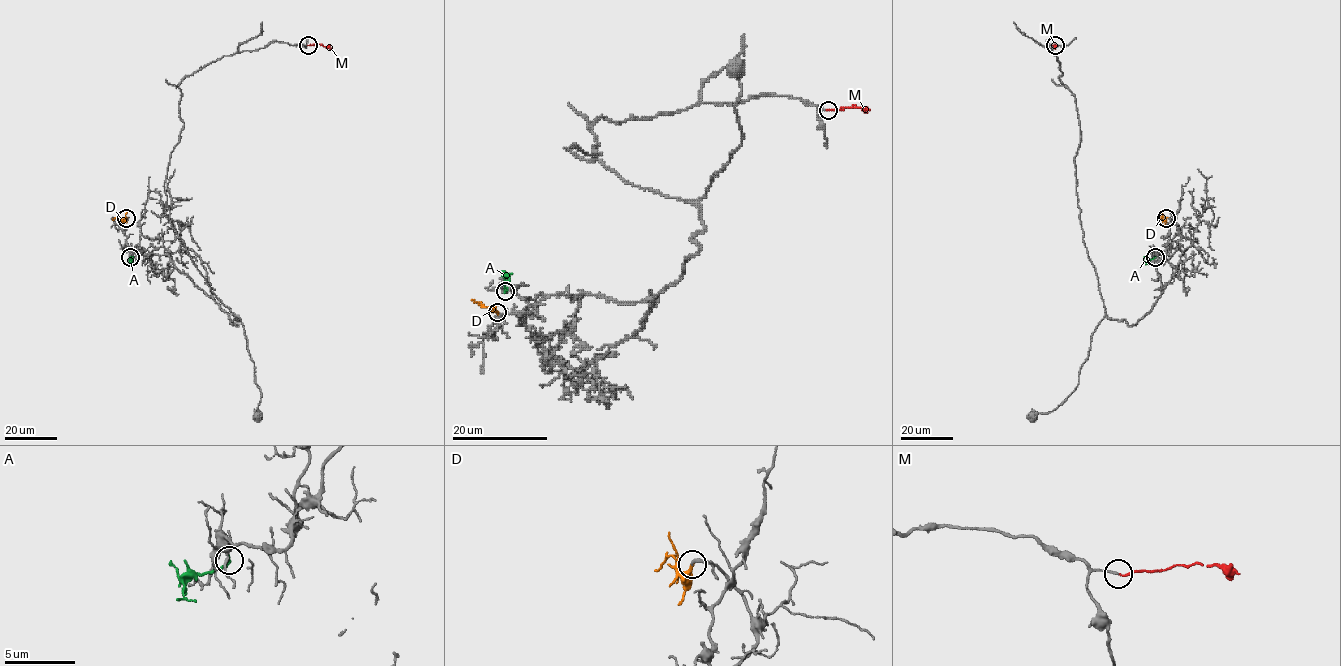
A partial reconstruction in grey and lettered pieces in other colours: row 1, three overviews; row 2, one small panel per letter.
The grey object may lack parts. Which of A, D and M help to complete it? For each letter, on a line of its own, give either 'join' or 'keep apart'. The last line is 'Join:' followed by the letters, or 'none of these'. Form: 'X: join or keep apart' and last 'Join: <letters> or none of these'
A: keep apart
D: join
M: join
Join: D, M

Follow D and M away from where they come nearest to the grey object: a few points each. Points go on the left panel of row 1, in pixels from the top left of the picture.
D: (126, 218), (112, 219)
M: (308, 45), (320, 43), (331, 49)

